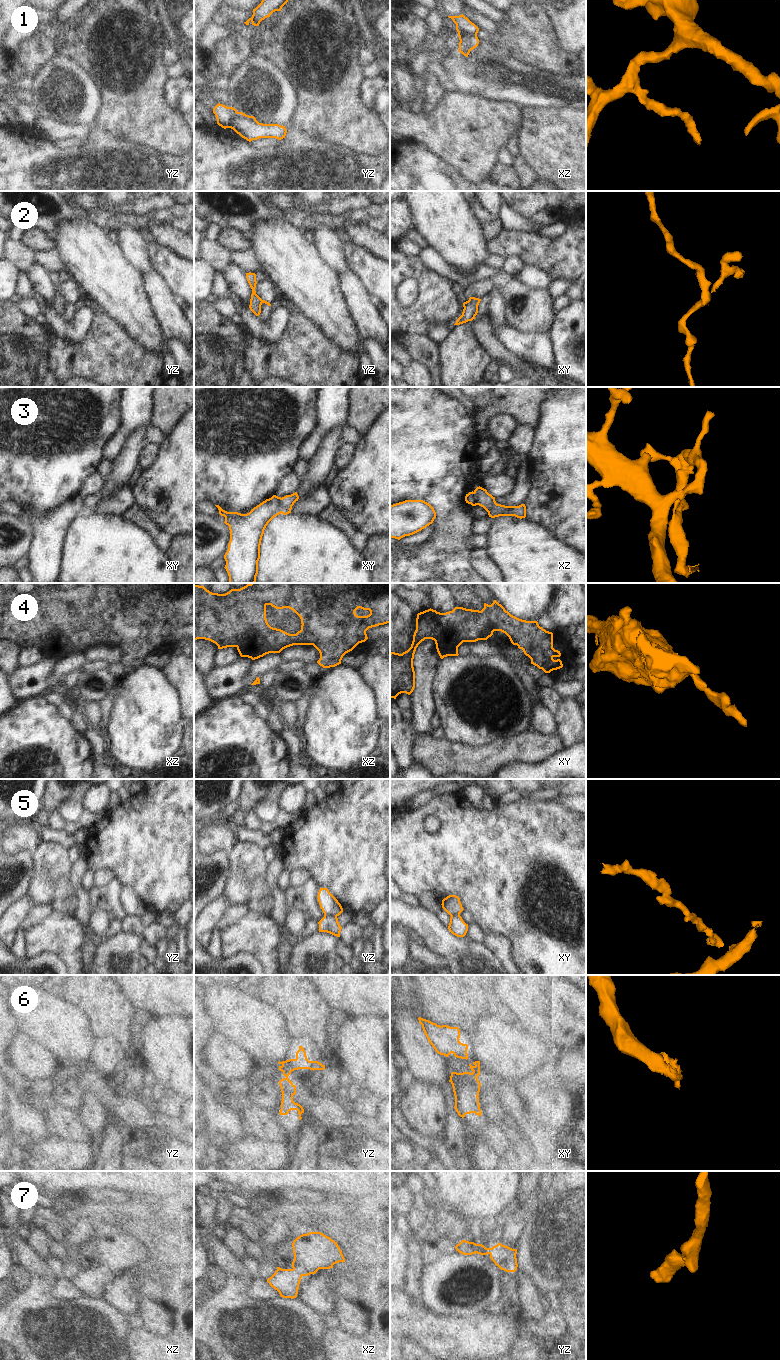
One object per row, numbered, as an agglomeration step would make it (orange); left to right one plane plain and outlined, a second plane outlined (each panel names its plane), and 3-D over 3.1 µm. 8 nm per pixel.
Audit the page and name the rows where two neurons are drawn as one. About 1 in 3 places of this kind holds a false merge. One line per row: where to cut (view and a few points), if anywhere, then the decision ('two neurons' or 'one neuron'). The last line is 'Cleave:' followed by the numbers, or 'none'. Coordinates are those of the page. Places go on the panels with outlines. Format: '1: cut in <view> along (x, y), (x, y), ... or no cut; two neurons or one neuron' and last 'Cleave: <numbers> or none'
1: cut in xz along (476, 33), (458, 34); two neurons
2: cut in xy along (478, 299), (479, 302); two neurons
3: cut in xy along (280, 498), (282, 512); two neurons
4: cut in xy along (434, 639), (442, 641), (458, 640), (462, 642); two neurons
5: cut in yz along (336, 915), (329, 914), (324, 916); two neurons
6: cut in yz along (283, 1071), (290, 1073); two neurons
7: no cut; one neuron
Cleave: 1, 2, 3, 4, 5, 6

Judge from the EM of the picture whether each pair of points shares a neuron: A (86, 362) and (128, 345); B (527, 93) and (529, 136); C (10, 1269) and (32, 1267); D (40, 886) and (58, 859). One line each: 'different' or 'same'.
A: same
B: different
C: different
D: same

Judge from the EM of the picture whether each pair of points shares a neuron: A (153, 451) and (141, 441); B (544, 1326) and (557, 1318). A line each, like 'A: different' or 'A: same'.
A: different
B: same

